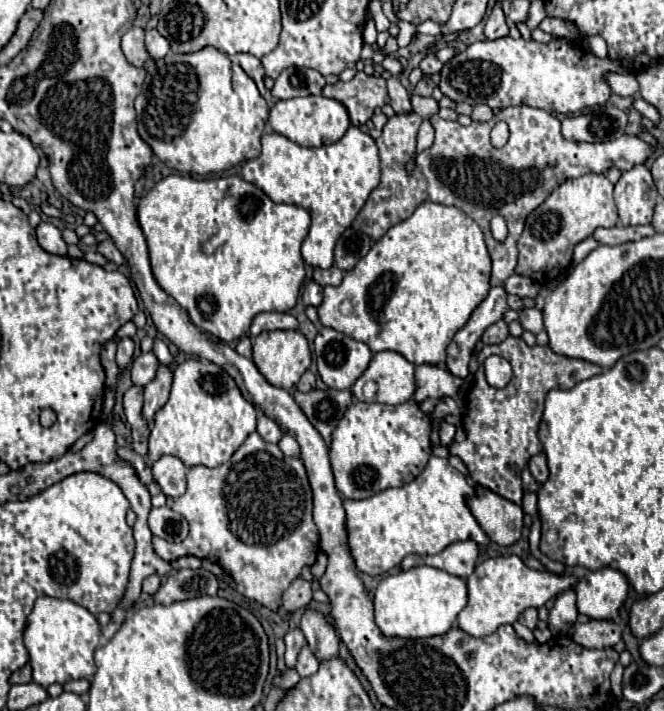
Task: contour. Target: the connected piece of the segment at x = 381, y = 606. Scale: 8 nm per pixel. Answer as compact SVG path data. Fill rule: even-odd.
M416 566L386 576L374 592L374 616L376 626L384 636L398 638L430 638L446 634L456 616L468 602L468 588L462 578L456 578L444 570L432 566Z

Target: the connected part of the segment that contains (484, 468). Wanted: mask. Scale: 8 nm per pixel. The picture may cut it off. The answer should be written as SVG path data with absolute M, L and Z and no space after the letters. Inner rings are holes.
M508 336L504 342L496 346L484 346L478 354L478 372L474 374L474 386L468 392L467 403L463 421L466 428L466 440L464 442L452 442L450 454L458 456L468 472L470 478L486 488L492 488L496 494L504 496L506 500L512 500L516 504L522 504L522 480L520 472L526 466L528 458L538 454L542 450L538 442L538 424L544 410L544 398L552 388L564 388L566 378L578 378L582 382L584 378L592 378L600 374L602 368L586 362L586 360L572 360L566 356L554 354L548 346L528 346L522 338ZM490 354L498 354L506 358L512 364L514 376L508 382L506 388L498 390L488 386L484 376L484 360ZM536 426L536 436L534 436ZM536 440L536 448L534 448Z

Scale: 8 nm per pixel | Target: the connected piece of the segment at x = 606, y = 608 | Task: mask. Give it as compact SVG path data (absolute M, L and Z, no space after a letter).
M614 568L586 572L576 584L576 608L594 620L614 620L628 594L628 580Z

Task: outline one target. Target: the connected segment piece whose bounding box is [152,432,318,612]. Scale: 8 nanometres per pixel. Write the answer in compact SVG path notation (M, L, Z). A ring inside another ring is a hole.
M252 432L246 442L234 452L232 460L218 468L192 466L188 468L188 488L182 496L168 498L168 506L180 512L188 524L190 534L186 540L172 544L158 536L152 538L154 552L166 560L174 562L180 556L196 556L216 562L232 574L236 590L250 600L256 600L270 610L278 612L282 608L282 592L290 586L300 570L314 564L318 554L318 528L312 520L312 490L308 484L306 468L298 458L288 458L282 454L278 444L268 444L258 432Z

